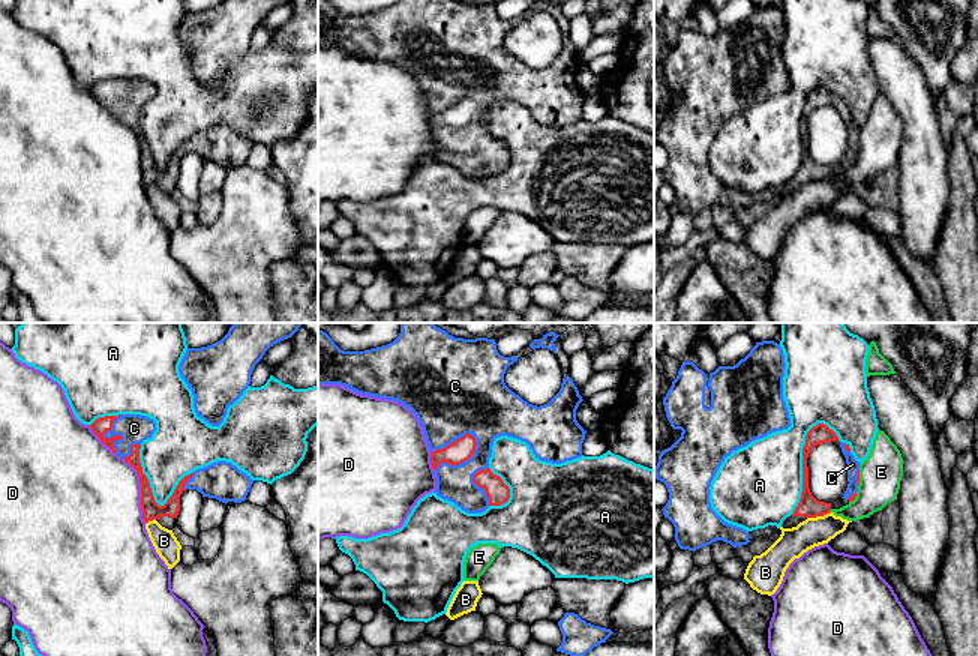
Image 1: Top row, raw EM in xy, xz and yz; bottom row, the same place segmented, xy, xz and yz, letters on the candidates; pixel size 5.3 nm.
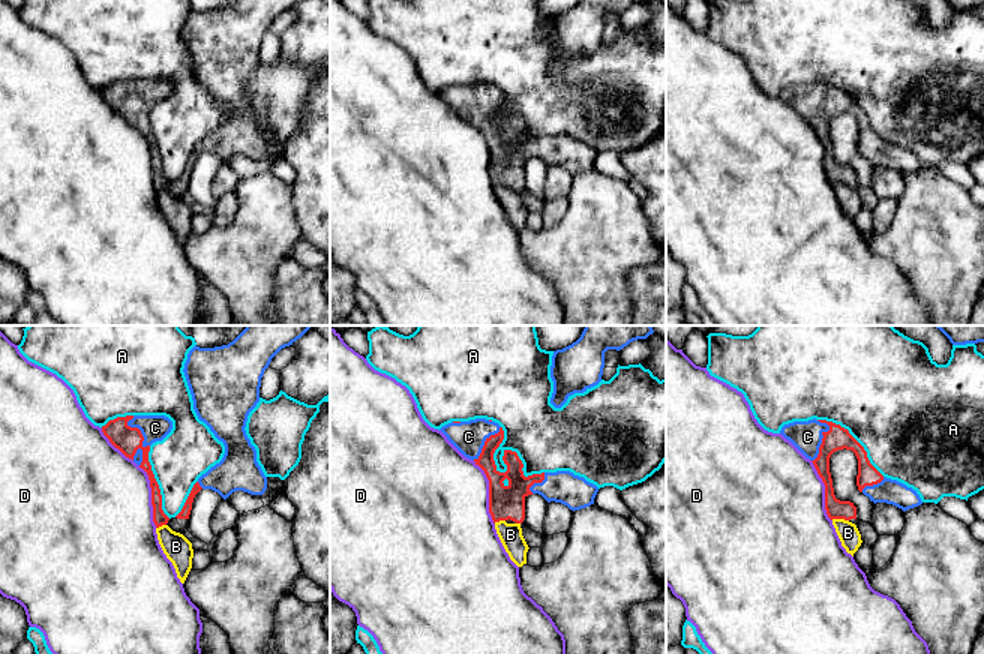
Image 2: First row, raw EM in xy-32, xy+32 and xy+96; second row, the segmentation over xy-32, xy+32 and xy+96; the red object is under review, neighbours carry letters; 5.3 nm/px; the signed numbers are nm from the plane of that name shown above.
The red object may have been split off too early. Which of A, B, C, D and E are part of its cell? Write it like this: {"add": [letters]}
{"add": ["C"]}

